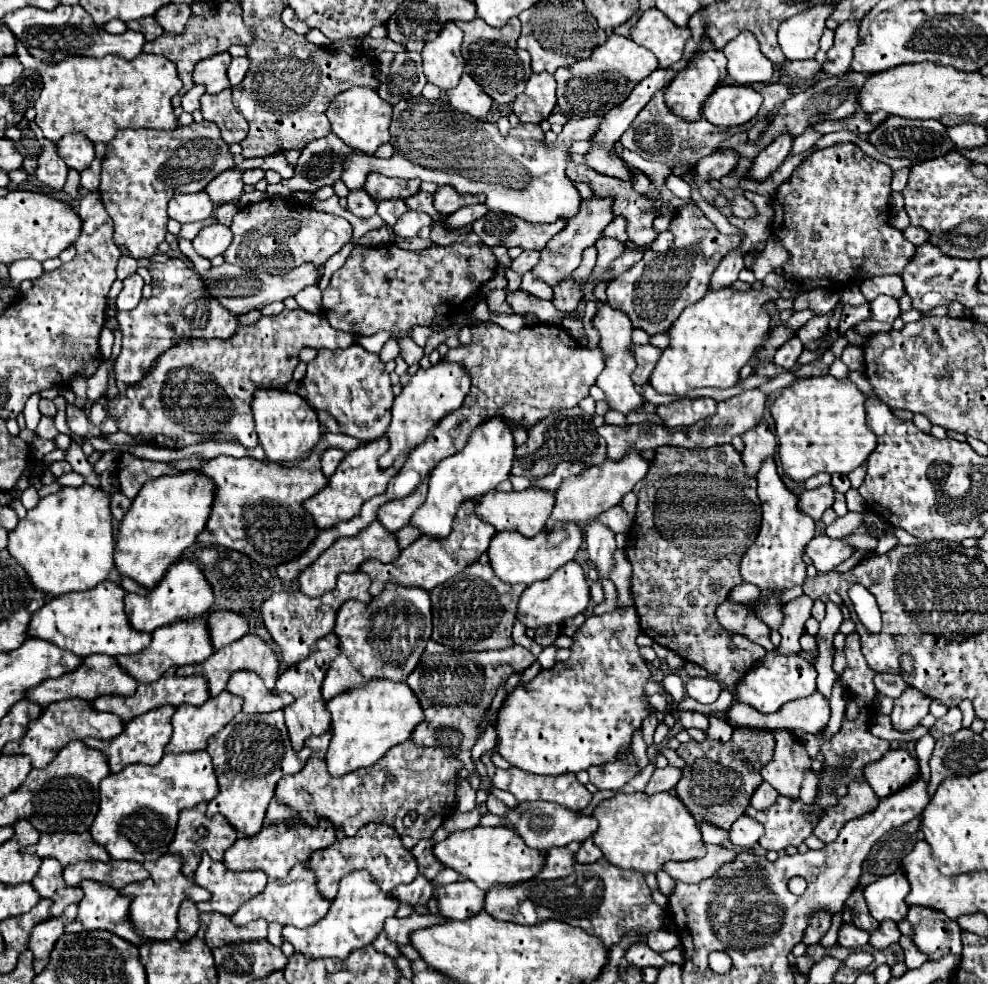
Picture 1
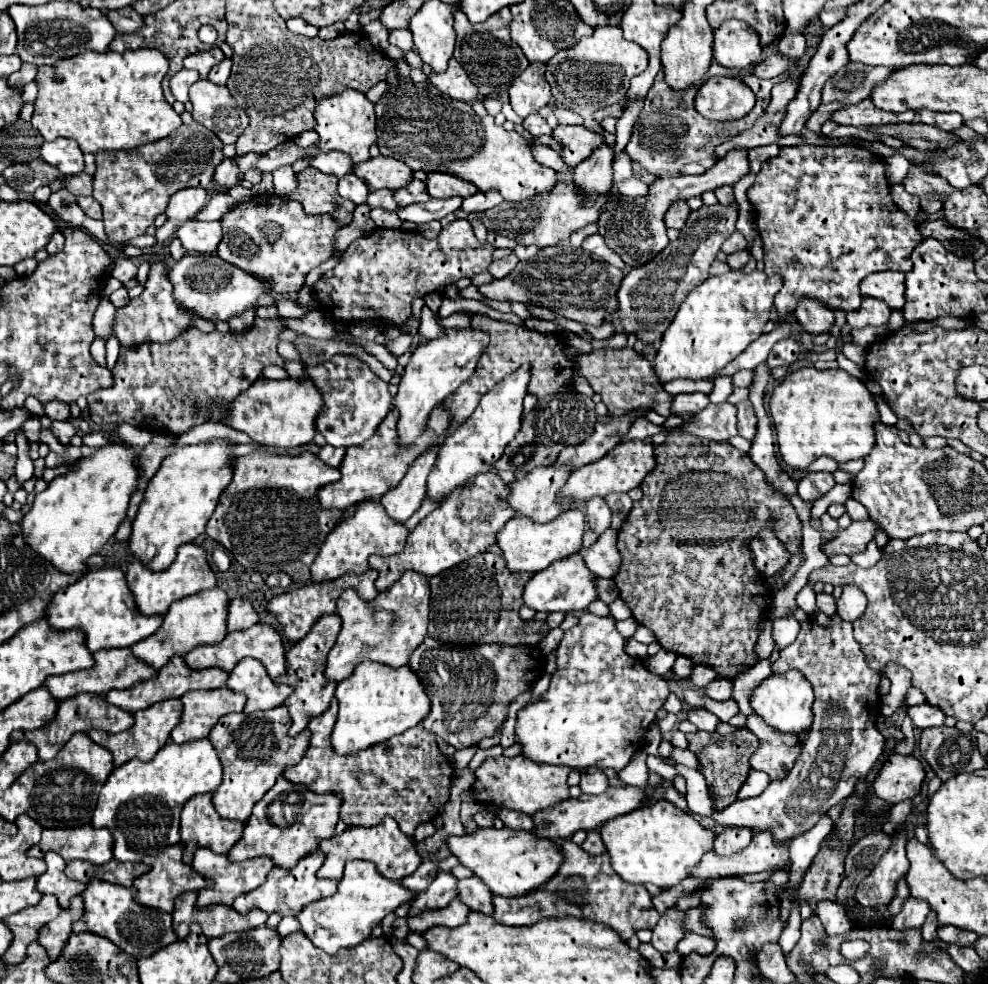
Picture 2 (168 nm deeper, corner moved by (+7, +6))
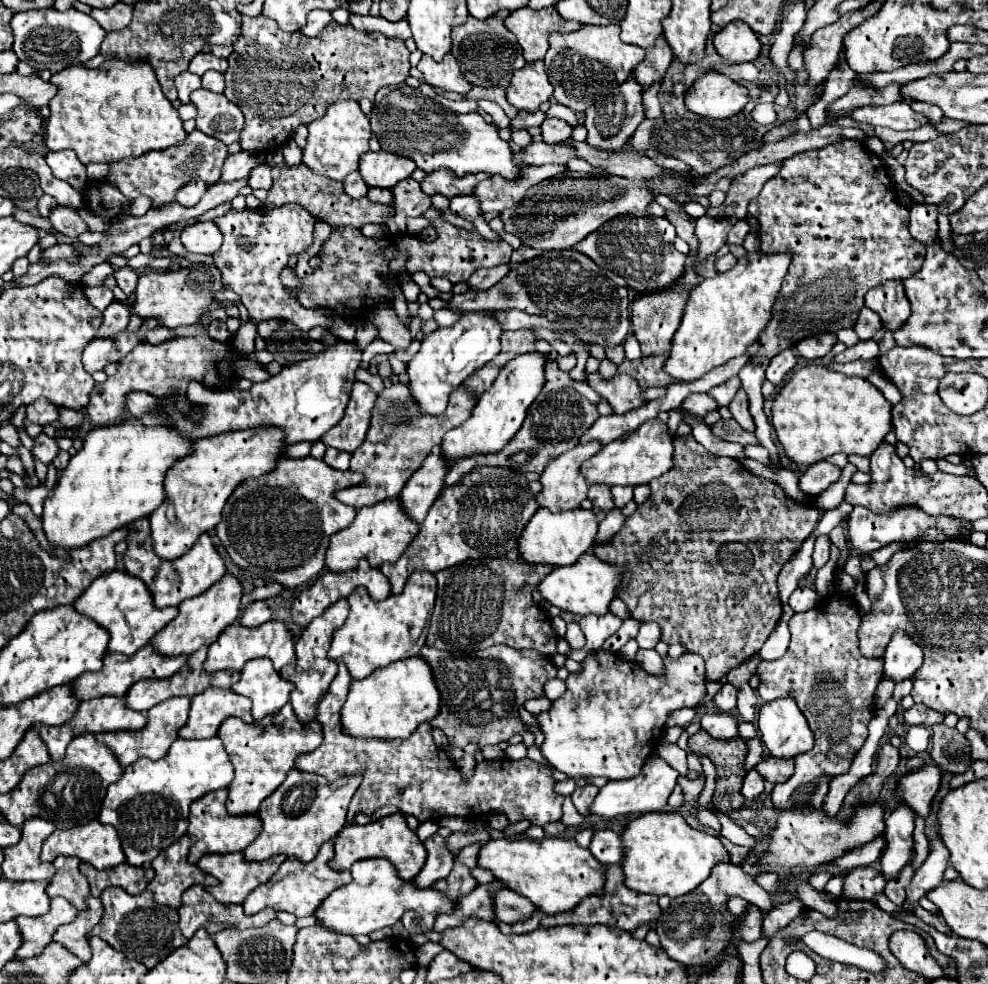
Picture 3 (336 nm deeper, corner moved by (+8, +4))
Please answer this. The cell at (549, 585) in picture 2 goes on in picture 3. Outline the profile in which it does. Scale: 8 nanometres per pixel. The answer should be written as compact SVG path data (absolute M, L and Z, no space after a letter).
M587 552L575 564L565 568L555 568L551 574L547 574L539 584L539 590L547 602L551 602L553 606L565 612L571 612L577 616L587 616L587 614L603 616L609 612L607 608L611 600L617 596L619 588L623 586L623 574L625 574L625 568L599 560L593 552Z

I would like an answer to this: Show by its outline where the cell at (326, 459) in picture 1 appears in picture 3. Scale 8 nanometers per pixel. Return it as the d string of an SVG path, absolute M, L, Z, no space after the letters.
M327 448L323 460L325 460L331 468L349 470L349 458L351 458L349 452L341 452L341 450L337 450L337 448Z

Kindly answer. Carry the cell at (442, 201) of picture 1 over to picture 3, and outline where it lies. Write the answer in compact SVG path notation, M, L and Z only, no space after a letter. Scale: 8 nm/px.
M447 168L435 170L431 174L427 174L421 182L421 188L427 196L433 194L441 194L445 198L453 198L453 196L465 196L471 194L473 188L487 178L487 174L465 174L465 176L453 176L453 172L449 172Z

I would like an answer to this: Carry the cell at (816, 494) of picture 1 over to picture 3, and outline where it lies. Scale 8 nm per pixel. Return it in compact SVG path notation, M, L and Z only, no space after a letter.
M817 462L813 466L807 468L807 472L799 478L799 488L807 494L807 496L819 496L821 492L825 492L833 482L837 482L841 474L841 468L831 464L831 462Z

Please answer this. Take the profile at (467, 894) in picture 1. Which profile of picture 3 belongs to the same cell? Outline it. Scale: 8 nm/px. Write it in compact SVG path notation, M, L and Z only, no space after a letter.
M501 890L497 892L497 898L495 898L495 916L497 916L497 922L521 922L521 920L527 920L533 912L535 912L535 904L525 900L525 896L513 892L513 890Z

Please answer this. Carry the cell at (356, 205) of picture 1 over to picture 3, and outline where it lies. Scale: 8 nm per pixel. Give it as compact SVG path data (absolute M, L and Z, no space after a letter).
M351 172L349 176L345 176L343 186L345 186L345 194L349 194L351 198L363 198L369 190L369 186L365 184L365 180L361 178L359 172Z

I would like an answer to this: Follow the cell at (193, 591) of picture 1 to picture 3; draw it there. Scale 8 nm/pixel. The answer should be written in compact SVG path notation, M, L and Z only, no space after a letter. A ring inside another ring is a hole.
M141 518L133 524L127 526L129 536L125 538L127 542L127 552L123 556L125 562L125 570L137 578L141 578L147 588L153 594L153 602L157 608L165 608L165 606L179 606L183 600L193 598L203 594L207 588L211 588L215 582L219 582L225 576L225 564L223 558L219 556L219 552L213 546L213 540L209 534L201 534L201 538L197 540L197 544L181 558L177 560L161 560L155 552L153 552L153 540L149 536L149 518ZM163 580L167 580L165 588L163 588ZM161 584L161 586L159 586Z

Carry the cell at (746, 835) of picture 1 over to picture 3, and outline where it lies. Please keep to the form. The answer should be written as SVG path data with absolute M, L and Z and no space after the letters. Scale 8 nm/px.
M731 862L717 864L711 876L705 880L705 884L695 888L689 896L671 900L671 906L661 912L655 926L657 934L661 936L661 946L669 954L669 958L685 966L709 966L711 960L717 954L721 954L733 940L731 928L737 916L733 916L727 910L727 902L733 896L745 898L763 910L771 908L771 896L757 882L753 882L741 868L737 868Z

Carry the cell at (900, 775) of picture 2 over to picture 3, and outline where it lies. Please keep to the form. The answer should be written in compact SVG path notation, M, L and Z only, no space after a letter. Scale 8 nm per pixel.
M923 766L915 772L909 772L901 778L899 798L907 802L921 818L927 818L931 812L931 802L941 788L943 770L937 766Z

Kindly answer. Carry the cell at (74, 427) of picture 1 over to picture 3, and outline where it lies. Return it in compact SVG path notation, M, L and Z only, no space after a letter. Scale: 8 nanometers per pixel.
M39 434L37 438L33 438L33 442L35 442L35 446L31 448L33 458L43 462L43 464L51 464L59 452L59 446L55 444L55 440L49 438L47 434Z

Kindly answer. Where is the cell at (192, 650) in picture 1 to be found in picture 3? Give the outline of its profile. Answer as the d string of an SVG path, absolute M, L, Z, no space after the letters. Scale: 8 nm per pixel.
M225 574L217 584L213 584L207 592L203 592L201 596L195 596L193 600L185 600L179 604L179 616L175 620L171 620L153 640L151 646L165 654L165 656L179 656L179 654L193 654L195 650L199 650L201 646L209 646L217 640L217 636L235 622L235 618L239 616L239 602L243 596L243 588L241 582L231 576Z

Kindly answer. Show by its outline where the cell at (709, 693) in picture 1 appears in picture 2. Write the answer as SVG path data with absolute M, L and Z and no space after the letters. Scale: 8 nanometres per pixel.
M714 678L708 686L702 688L702 692L706 692L706 696L710 696L712 700L728 700L732 696L732 682L724 678Z

